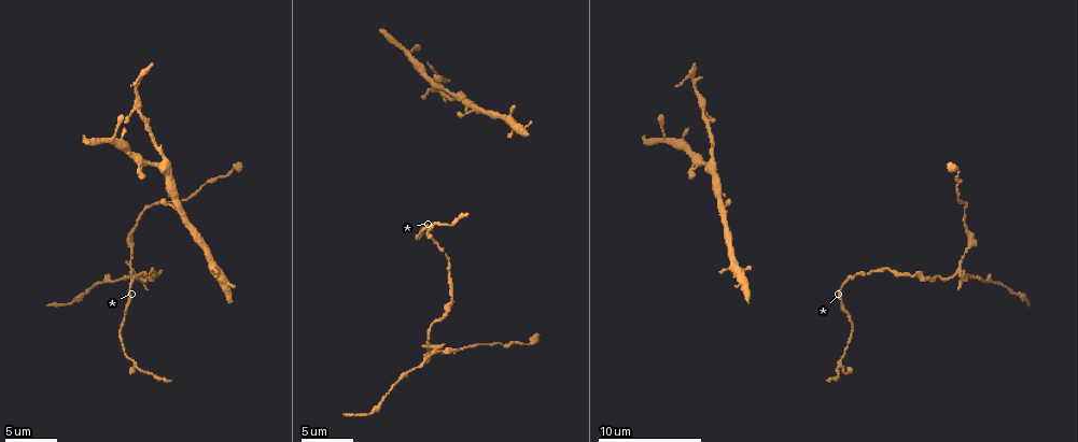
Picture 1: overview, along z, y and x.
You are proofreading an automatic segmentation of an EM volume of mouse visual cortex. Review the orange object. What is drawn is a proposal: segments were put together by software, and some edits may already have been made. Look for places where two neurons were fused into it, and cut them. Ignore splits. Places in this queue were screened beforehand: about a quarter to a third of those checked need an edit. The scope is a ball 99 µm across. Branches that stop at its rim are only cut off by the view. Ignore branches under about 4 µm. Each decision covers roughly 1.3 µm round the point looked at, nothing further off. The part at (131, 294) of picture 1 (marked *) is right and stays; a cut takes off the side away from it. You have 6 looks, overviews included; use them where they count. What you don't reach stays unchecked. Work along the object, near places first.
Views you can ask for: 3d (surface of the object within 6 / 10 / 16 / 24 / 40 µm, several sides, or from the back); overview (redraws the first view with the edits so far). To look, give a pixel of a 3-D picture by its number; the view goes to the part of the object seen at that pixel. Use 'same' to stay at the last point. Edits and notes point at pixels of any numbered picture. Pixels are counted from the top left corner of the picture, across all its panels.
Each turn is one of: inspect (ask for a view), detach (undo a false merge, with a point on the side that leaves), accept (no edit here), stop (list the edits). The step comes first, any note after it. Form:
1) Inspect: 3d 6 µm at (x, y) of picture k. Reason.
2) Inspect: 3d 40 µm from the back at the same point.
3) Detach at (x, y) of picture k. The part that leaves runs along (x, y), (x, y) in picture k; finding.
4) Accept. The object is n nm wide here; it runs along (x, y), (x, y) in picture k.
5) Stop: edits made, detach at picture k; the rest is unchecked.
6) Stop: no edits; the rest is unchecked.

Inspect: 3d 10 µm at (456, 97) of picture 1. Small branch off a trunk.

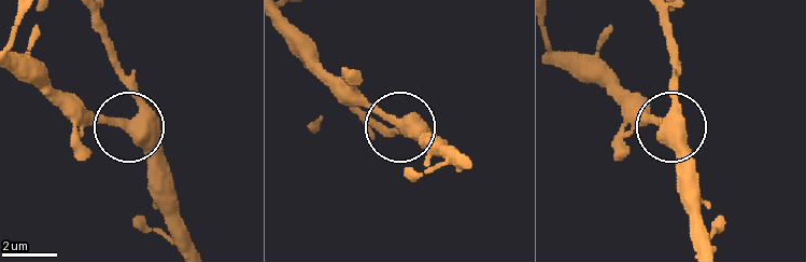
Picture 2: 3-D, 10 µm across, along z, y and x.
Accept. One neuron here.

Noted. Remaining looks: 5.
Inspect: 3d 10 µm at (962, 200) of picture 1. Thick turns thin.

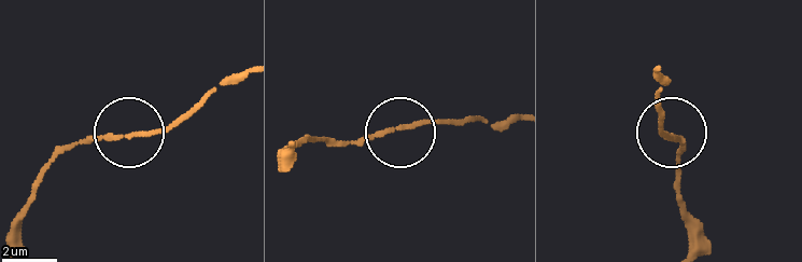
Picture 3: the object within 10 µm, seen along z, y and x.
Accept. It runs along (687, 245), (679, 141), (659, 122) in picture 3; one neuron here.

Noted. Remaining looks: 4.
Inspect: 3d 10 µm at (427, 345) of picture 1. Three arms meet.

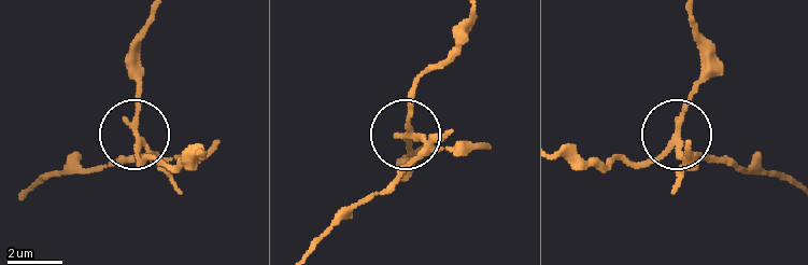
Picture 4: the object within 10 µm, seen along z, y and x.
Detach at (439, 148) of picture 4. The object is 190 nm wide here; the part that leaves runs along (412, 138), (416, 156), (314, 247) in picture 4; two neurons meet here.

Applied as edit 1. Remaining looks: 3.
Stop: edits made, detach at picture 4; the rest is unchecked.

